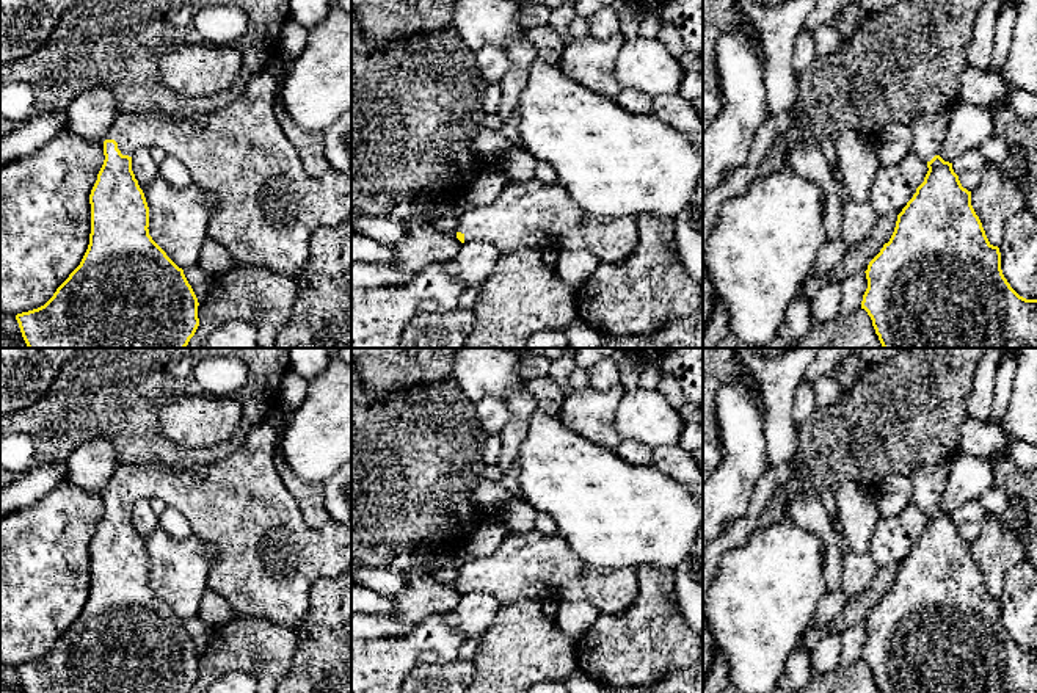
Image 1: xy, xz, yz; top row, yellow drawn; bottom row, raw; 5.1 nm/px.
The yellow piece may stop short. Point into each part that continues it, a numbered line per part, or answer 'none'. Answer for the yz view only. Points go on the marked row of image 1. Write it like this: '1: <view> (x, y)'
1: yz (929, 132)

